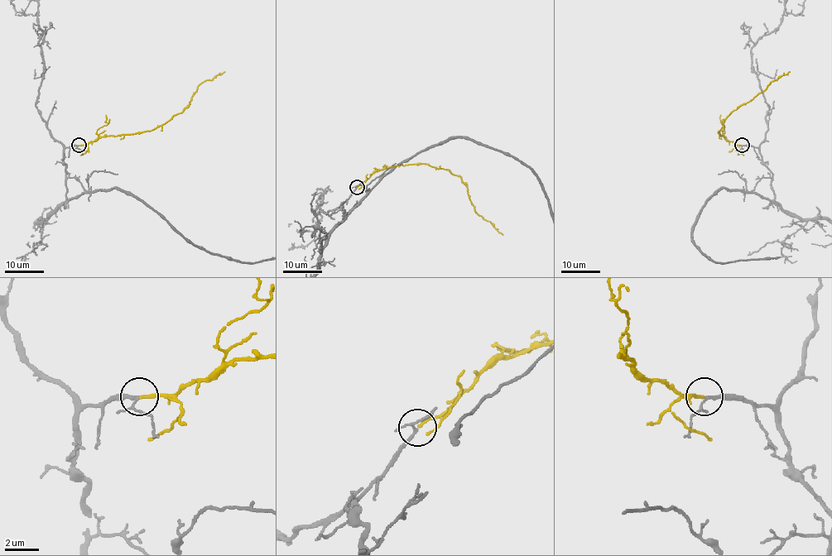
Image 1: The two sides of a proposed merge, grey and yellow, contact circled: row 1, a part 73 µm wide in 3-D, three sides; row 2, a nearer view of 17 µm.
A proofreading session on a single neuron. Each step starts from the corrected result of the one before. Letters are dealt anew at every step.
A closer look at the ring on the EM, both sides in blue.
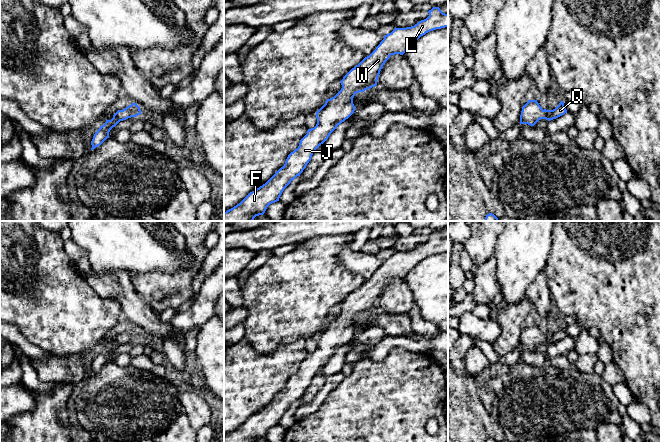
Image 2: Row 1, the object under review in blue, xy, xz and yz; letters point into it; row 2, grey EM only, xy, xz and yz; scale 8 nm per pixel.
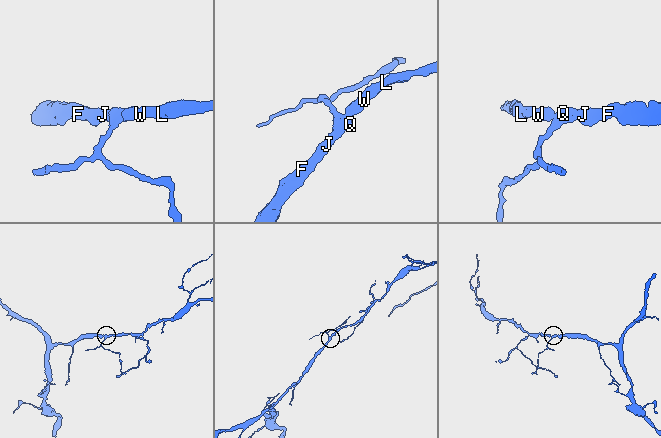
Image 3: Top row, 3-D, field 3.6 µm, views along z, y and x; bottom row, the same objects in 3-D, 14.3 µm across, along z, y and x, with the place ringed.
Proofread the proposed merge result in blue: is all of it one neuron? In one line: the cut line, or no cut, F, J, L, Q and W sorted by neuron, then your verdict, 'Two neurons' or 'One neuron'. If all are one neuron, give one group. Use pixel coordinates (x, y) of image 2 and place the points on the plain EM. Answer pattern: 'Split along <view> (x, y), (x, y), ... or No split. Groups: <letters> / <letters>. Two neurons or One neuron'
No split. Groups: F J L Q W. One neuron

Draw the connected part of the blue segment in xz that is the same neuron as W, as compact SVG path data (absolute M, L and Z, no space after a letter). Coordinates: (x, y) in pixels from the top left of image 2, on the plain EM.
M433 231L428 237L429 240L426 243L419 245L414 250L395 251L391 257L384 260L384 263L369 280L365 281L343 301L340 306L342 309L341 314L334 321L327 323L325 328L316 336L316 350L308 353L307 358L300 364L298 372L288 379L284 390L276 395L265 408L250 416L239 428L224 436L224 442L255 442L263 439L270 428L279 425L284 413L292 404L300 400L316 373L328 363L338 349L354 337L356 334L353 328L355 318L377 309L380 295L390 280L395 278L403 279L421 260L430 255L448 251L448 237L443 237L439 231Z

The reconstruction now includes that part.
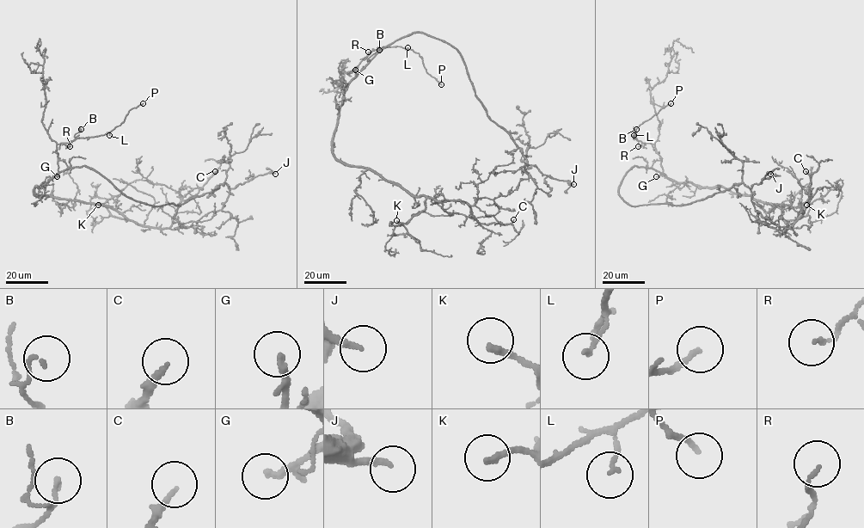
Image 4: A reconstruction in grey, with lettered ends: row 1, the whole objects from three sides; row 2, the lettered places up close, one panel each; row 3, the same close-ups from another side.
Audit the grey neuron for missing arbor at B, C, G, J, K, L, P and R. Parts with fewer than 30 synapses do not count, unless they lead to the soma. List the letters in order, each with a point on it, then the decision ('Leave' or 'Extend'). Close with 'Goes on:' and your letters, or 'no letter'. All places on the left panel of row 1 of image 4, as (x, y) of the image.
B: Place: (81, 129). Leave
C: Place: (215, 171). Extend
G: Place: (57, 176). Extend
J: Place: (275, 174). Extend
K: Place: (98, 205). Extend
L: Place: (109, 135). Leave
P: Place: (143, 103). Leave
R: Place: (70, 146). Leave
Goes on: C, G, J, K

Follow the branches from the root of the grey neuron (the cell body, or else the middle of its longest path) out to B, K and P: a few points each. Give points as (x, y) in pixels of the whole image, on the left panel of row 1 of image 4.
B: (61, 172), (58, 171), (57, 145), (72, 141), (81, 129)
K: (61, 172), (36, 187), (34, 193), (107, 205), (127, 219), (113, 217), (105, 206), (98, 205)
P: (61, 172), (58, 171), (58, 144), (109, 132), (121, 124), (131, 109), (143, 103)

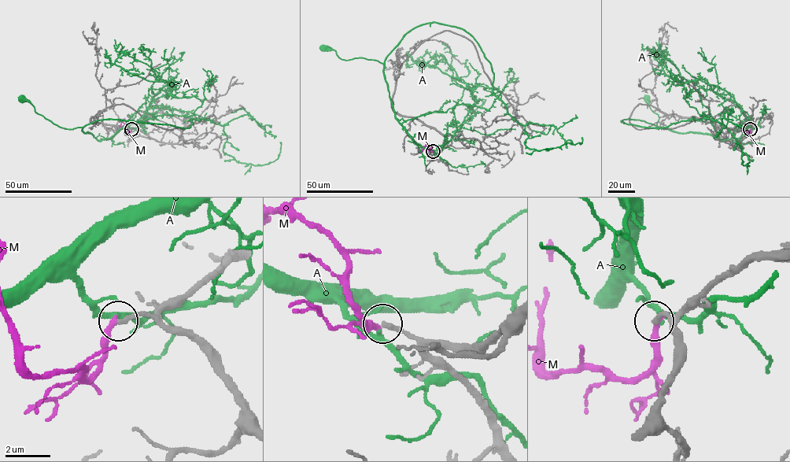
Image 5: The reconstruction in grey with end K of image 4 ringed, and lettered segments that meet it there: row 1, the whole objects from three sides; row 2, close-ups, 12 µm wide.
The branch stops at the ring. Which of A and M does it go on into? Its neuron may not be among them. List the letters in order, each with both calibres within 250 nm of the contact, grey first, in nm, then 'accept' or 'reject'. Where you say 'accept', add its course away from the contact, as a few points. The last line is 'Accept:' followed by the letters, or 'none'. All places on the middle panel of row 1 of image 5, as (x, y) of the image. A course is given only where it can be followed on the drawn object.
A: 220 nm thick on the grey side, 200 nm on the other; reject
M: 220 nm thick on the grey side, 280 nm on the other; reject
Accept: none

